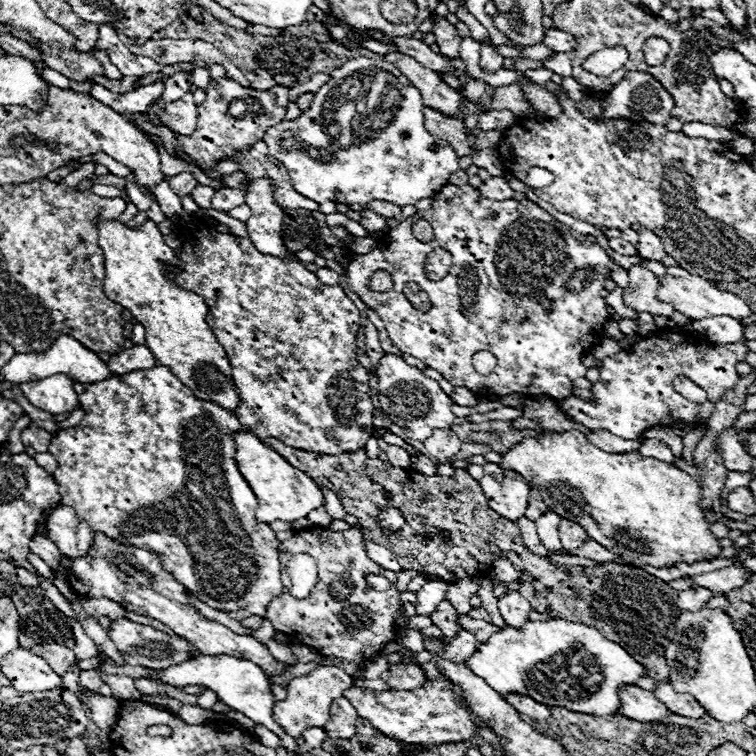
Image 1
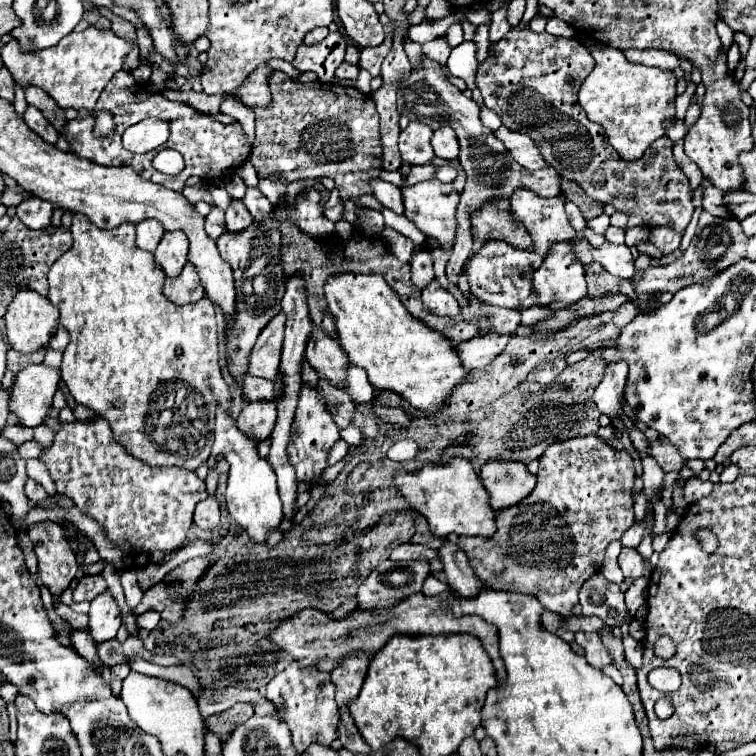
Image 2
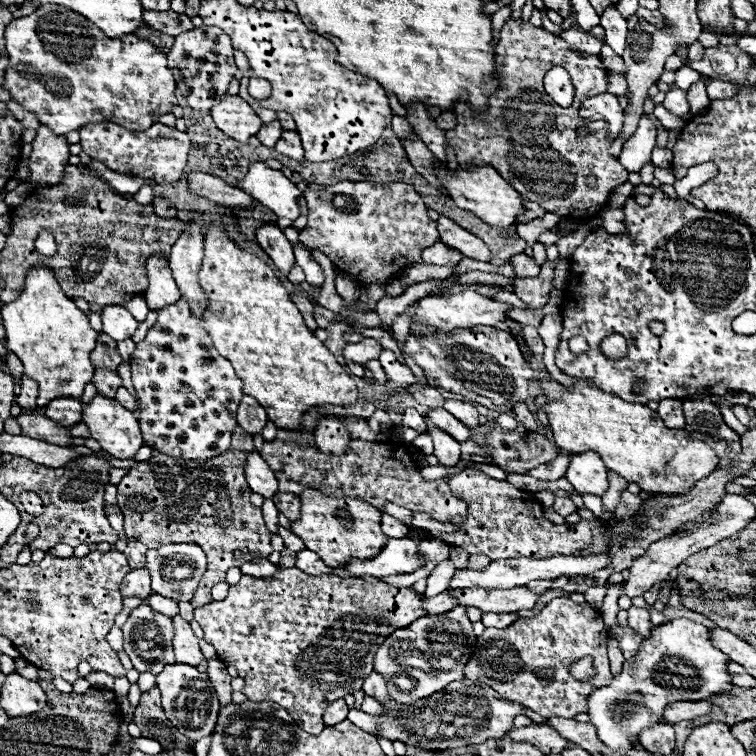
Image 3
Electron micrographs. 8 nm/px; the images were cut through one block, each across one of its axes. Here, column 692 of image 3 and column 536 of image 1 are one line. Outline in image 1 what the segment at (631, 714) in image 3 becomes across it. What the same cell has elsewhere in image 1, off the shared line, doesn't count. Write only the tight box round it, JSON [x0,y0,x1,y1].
[466,618,646,716]

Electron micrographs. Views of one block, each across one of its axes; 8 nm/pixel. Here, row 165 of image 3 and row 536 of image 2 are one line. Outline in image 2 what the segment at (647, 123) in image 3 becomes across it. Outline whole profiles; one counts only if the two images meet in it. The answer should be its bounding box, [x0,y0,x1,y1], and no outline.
[622,514,654,548]

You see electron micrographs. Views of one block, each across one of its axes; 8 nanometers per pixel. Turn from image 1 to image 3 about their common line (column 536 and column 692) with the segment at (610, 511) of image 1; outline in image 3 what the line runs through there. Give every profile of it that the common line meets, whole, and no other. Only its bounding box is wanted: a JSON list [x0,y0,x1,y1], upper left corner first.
[538,378,718,496]

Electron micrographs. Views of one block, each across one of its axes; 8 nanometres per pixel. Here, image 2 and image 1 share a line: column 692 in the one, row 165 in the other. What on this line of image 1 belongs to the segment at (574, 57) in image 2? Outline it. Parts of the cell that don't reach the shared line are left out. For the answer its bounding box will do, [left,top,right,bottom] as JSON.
[176,66,290,168]

